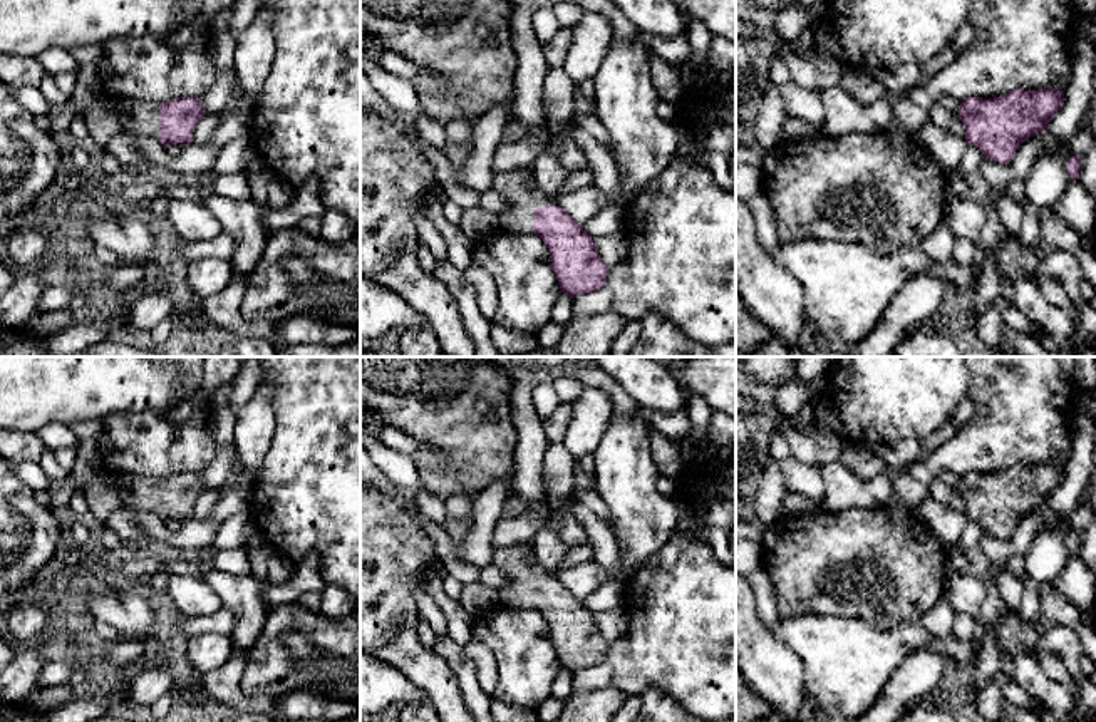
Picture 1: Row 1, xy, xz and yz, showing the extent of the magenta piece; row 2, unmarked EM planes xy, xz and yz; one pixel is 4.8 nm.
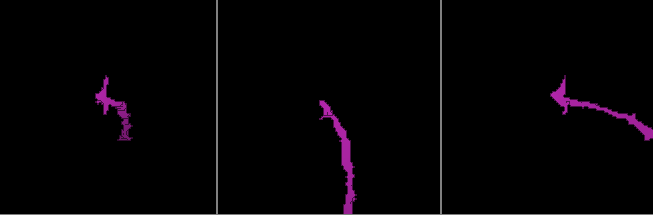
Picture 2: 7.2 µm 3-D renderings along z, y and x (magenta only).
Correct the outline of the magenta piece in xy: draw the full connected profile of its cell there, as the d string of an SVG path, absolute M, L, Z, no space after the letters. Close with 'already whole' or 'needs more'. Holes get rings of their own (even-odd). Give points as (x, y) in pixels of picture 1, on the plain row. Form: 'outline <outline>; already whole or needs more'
outline M117 472L107 479L116 486L124 508L147 511L164 523L191 519L194 503L206 489L198 472L181 472L161 481Z; needs more

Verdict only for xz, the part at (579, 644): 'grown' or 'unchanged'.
grown

